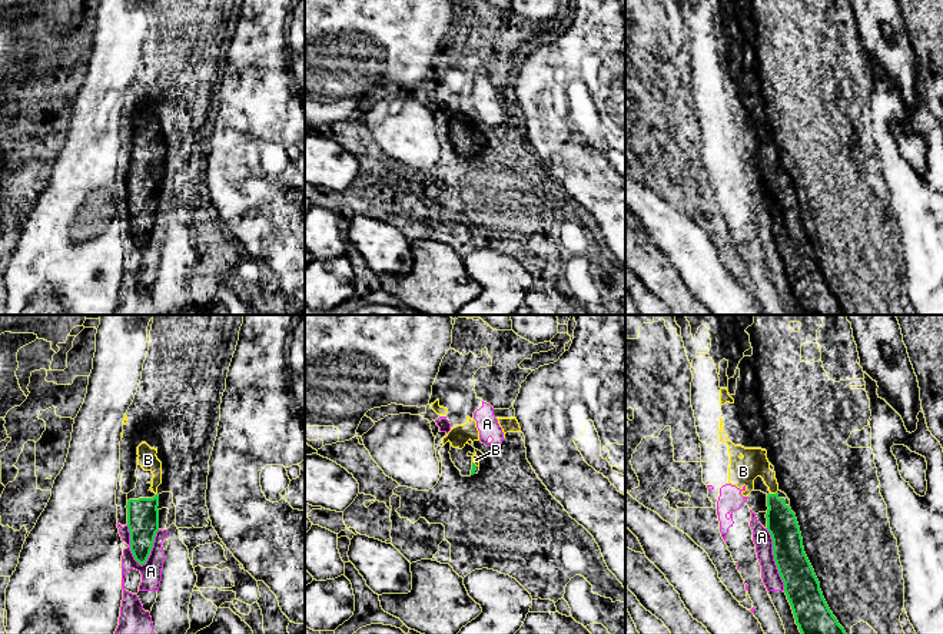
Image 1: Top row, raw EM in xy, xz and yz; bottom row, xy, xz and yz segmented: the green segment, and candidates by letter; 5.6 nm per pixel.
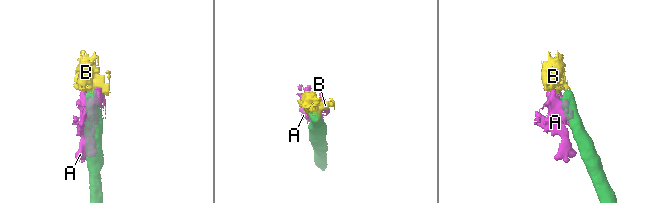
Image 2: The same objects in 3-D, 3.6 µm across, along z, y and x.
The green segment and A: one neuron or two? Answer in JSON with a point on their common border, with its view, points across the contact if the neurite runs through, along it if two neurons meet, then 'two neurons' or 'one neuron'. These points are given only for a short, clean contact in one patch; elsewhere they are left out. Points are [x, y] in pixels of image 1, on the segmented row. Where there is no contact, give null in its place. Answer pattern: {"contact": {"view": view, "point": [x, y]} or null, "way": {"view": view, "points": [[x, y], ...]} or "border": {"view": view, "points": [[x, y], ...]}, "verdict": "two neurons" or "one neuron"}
{"contact": {"view": "xy", "point": [130, 545]}, "border": {"view": "xy", "points": [[126, 525], [130, 553], [142, 566]]}, "verdict": "two neurons"}

